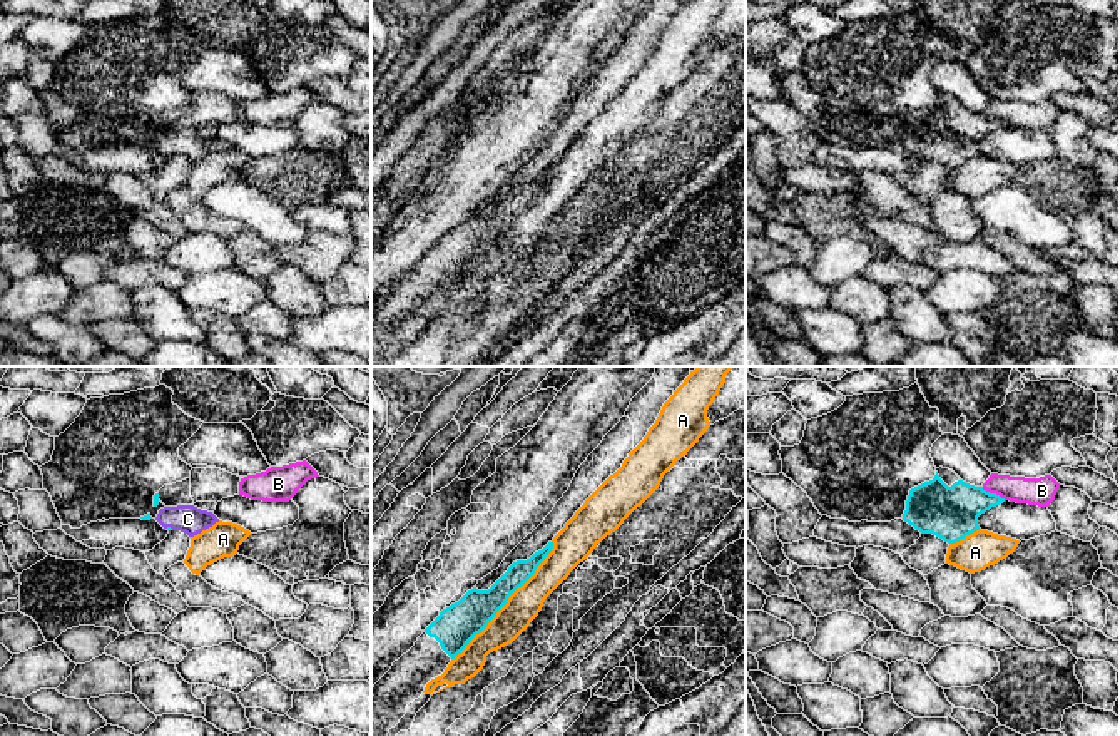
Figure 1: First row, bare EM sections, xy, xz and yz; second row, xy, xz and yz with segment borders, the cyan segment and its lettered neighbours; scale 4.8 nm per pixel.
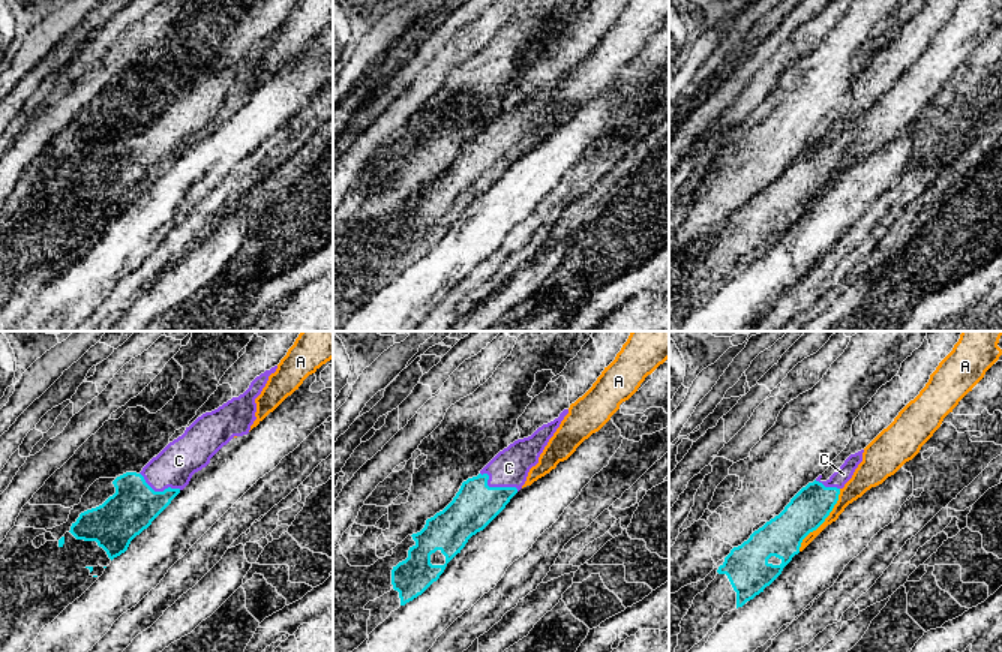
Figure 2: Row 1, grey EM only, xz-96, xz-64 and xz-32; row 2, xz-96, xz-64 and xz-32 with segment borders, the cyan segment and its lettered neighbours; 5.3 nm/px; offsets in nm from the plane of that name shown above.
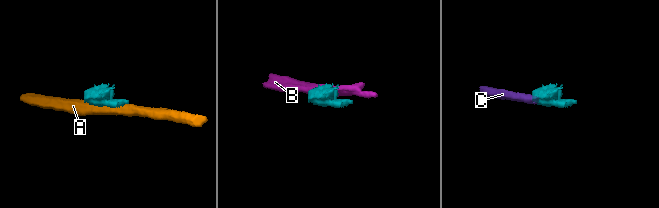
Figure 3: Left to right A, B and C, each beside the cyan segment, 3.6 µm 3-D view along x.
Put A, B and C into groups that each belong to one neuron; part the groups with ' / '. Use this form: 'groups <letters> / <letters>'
groups A / B / C

